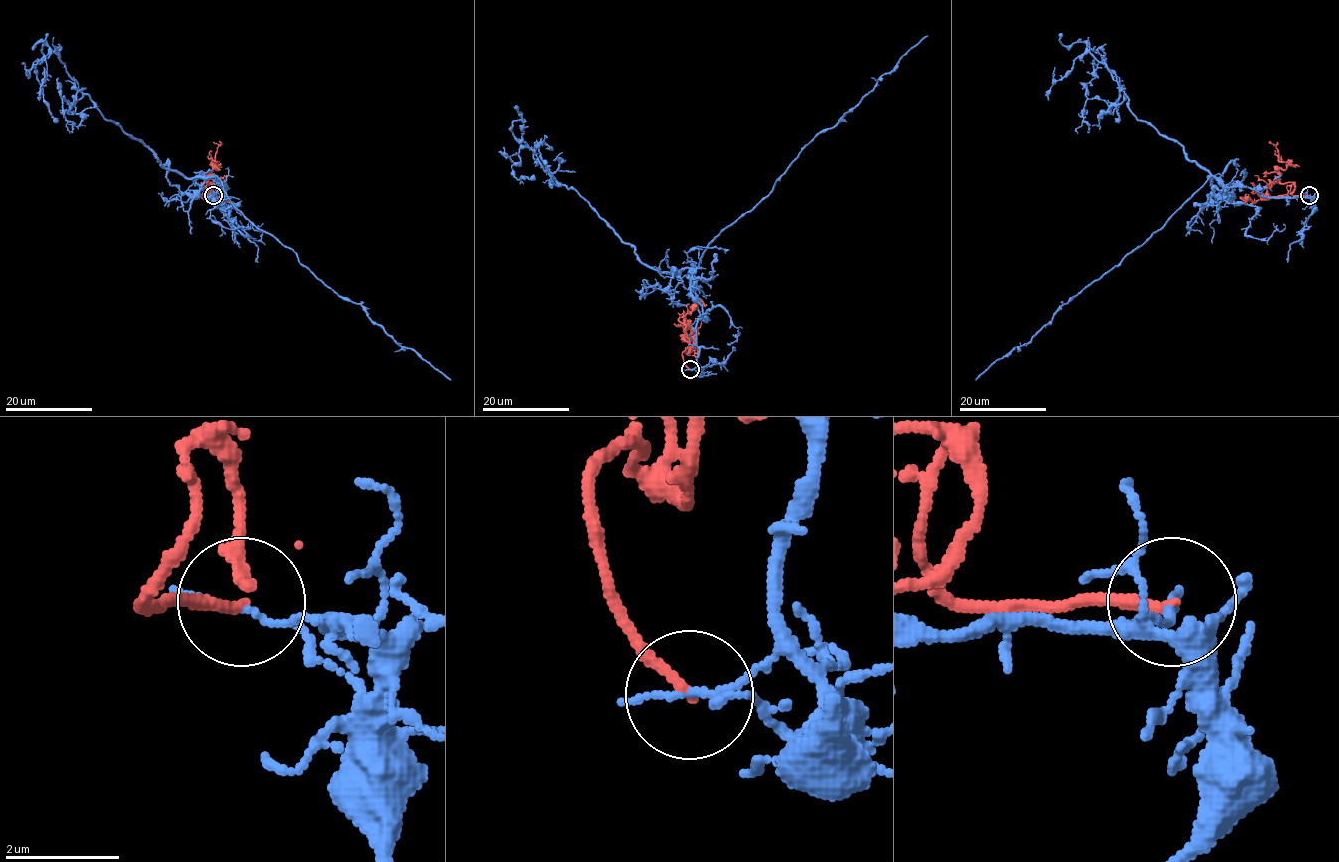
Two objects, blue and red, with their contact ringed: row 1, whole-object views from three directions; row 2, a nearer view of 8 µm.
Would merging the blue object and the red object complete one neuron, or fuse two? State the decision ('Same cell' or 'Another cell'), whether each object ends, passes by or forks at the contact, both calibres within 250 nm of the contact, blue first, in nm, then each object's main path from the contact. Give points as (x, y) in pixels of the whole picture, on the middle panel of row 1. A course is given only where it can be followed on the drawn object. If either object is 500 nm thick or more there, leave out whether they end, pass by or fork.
Another cell. At the ring blue ends. At the ring red ends. Thickness 130 nm (blue) against 170 nm. Course of blue: (689, 369), (699, 352), (694, 270), (706, 247), (765, 198), (806, 145), (856, 106), (927, 36). Course of red: (689, 369), (682, 354), (685, 351), (689, 355), (690, 347), (685, 316), (700, 301), (707, 305)

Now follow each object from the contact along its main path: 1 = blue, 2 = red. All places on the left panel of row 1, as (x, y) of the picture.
1: (212, 195), (222, 198), (217, 177), (258, 228), (450, 380)
2: (212, 195), (205, 195), (210, 183), (213, 194), (208, 201), (223, 199), (230, 202)

